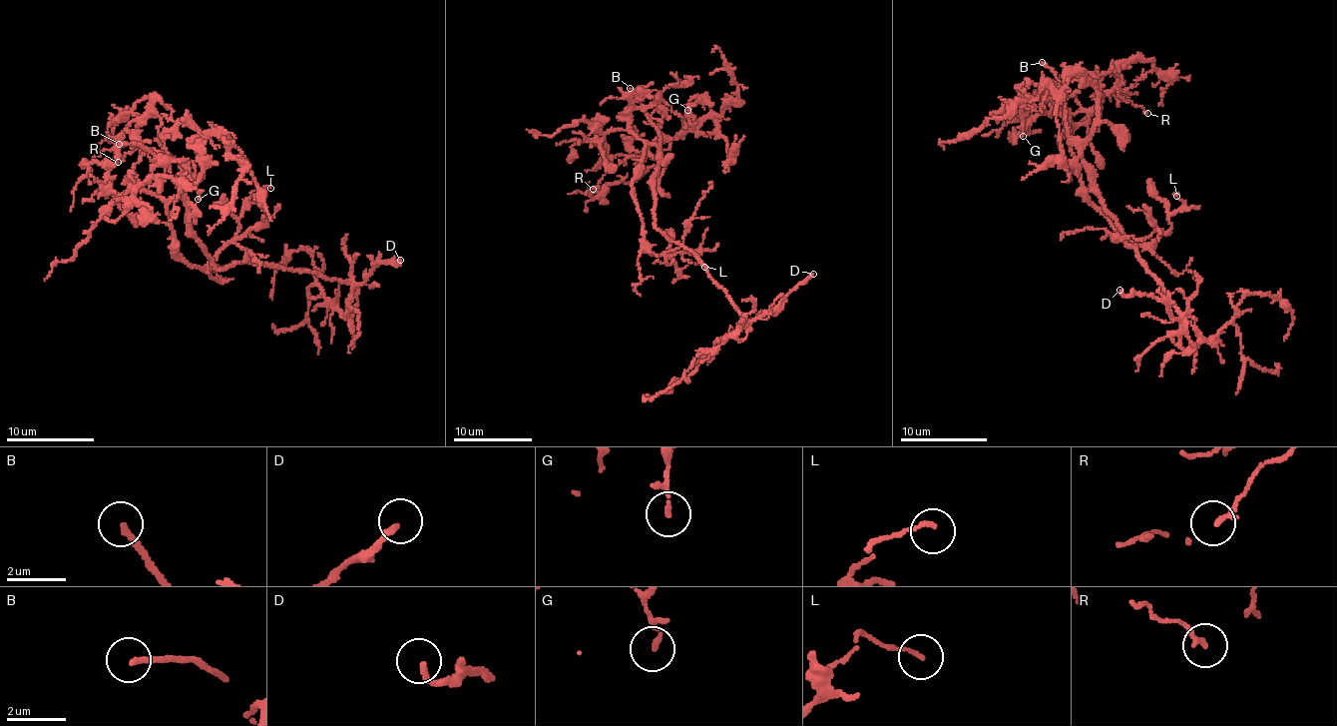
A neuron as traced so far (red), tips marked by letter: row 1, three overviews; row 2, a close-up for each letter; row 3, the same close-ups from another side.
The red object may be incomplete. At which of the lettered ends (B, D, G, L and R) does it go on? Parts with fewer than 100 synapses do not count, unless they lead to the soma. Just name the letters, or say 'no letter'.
B

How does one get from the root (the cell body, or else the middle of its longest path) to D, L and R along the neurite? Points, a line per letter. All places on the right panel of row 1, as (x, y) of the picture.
D: (1116, 222), (1124, 244), (1135, 248), (1182, 318), (1175, 319), (1155, 298), (1128, 296), (1119, 290)
L: (1116, 222), (1070, 143), (1082, 192), (1135, 244), (1150, 245), (1170, 230), (1169, 217), (1182, 205), (1176, 196)
R: (1116, 222), (1090, 167), (1069, 144), (1068, 122), (1089, 119), (1119, 83), (1118, 68), (1118, 96), (1147, 113)

